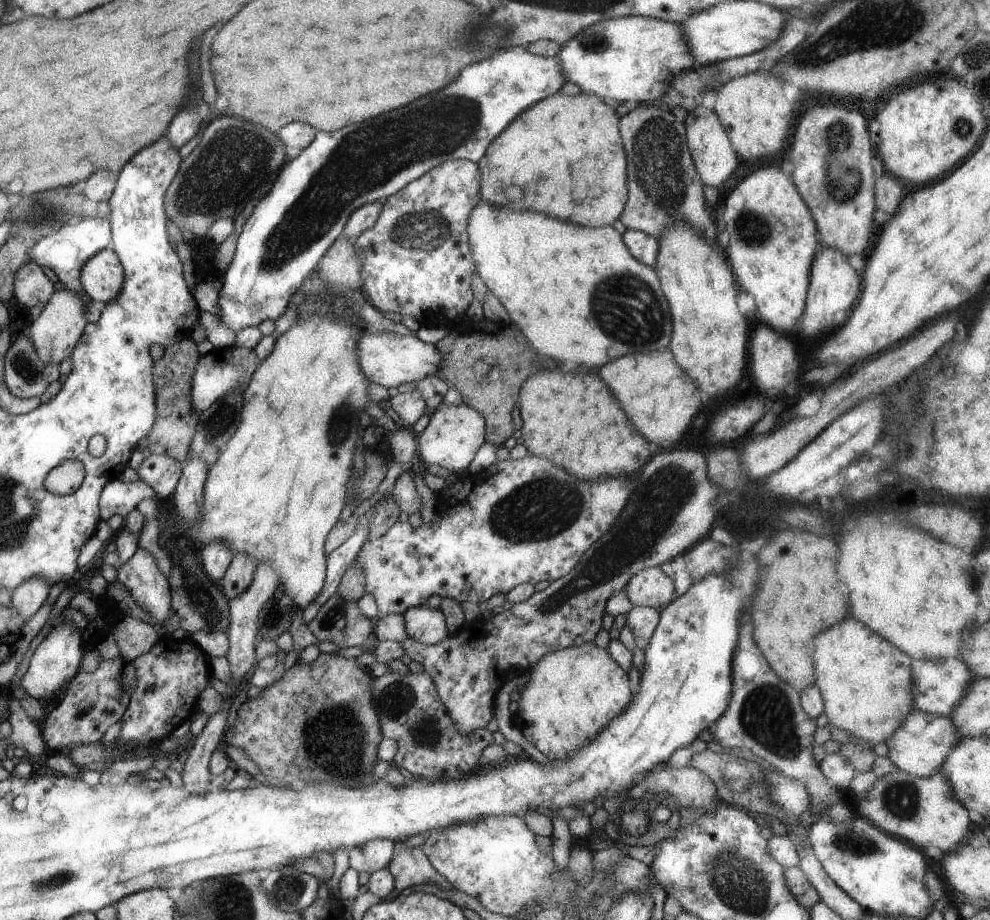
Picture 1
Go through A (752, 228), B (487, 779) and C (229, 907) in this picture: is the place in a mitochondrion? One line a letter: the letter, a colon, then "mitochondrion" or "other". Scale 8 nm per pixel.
A: mitochondrion
B: other
C: mitochondrion

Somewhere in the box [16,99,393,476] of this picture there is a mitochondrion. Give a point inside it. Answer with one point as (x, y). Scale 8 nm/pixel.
(225, 167)

